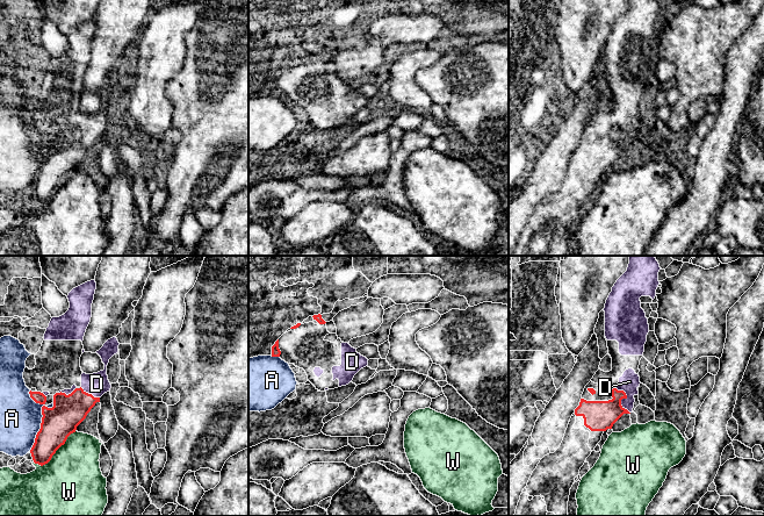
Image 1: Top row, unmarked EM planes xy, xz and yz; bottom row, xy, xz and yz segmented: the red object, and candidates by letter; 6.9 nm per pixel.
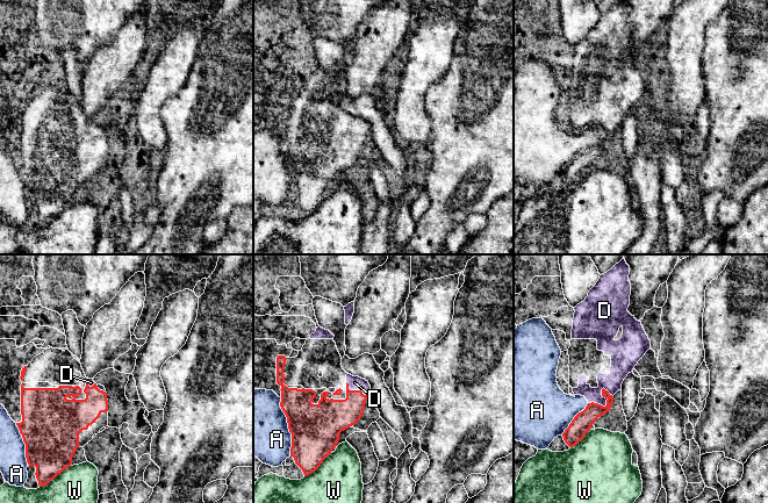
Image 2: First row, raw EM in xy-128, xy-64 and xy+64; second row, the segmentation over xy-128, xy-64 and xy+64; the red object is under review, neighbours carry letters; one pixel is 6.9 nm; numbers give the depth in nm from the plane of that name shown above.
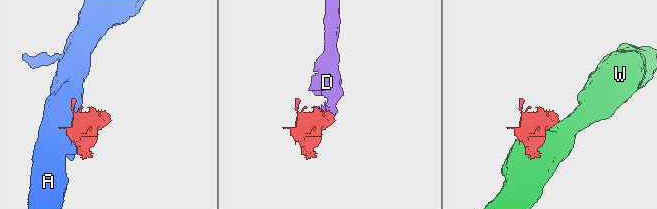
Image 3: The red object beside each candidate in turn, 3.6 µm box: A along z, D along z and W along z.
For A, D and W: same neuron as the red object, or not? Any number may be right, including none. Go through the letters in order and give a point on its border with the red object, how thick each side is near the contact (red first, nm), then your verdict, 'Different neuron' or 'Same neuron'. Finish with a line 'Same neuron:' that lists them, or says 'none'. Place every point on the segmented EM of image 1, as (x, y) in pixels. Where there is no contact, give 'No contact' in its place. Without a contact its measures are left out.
A: Touches red at xy (42, 420). Thickness 220 nm (red) against 280 nm. Different neuron
D: Touches red at yz (624, 398). Thickness 200 nm (red) against 140 nm. Same neuron
W: Touches red at xy (55, 452). Thickness 220 nm (red) against 440 nm. Different neuron
Same neuron: D

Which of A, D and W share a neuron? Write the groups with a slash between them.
A / D / W

